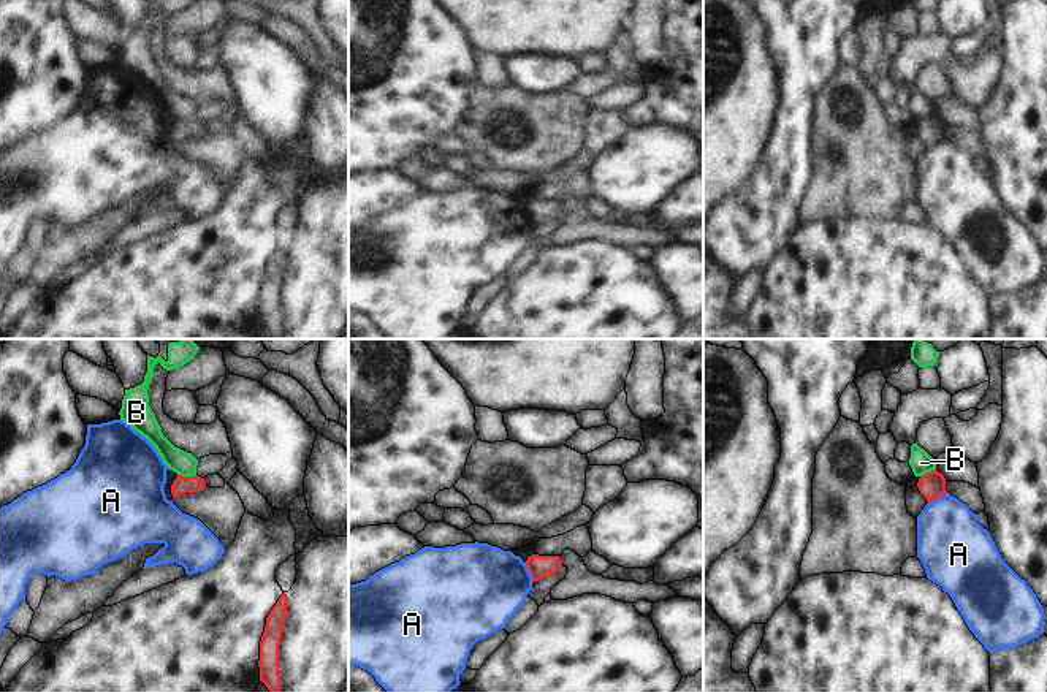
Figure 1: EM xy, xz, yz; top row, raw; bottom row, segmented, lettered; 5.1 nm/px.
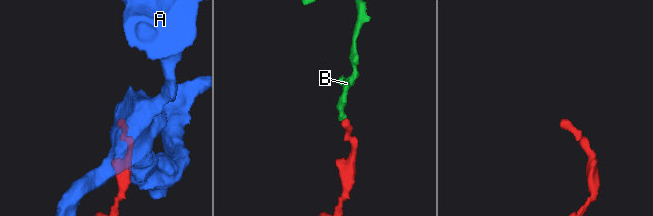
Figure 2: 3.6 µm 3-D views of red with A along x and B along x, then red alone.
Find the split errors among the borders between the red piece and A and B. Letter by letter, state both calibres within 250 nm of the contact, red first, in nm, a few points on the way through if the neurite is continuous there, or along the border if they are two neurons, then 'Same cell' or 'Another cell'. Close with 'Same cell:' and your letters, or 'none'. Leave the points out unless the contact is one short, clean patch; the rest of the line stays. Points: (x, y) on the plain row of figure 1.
A: Thickness 120 nm (red) against 420 nm. Another cell
B: Thickness 90 nm (red) against 120 nm. Boundary: xy (178, 119), (195, 121). Another cell
Same cell: none.

